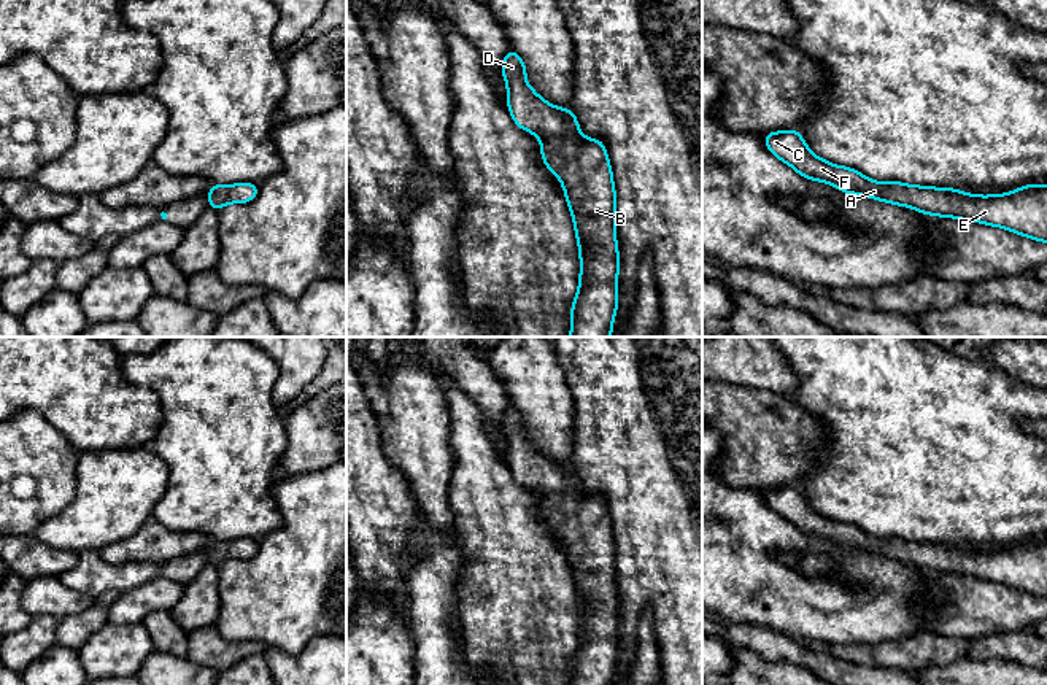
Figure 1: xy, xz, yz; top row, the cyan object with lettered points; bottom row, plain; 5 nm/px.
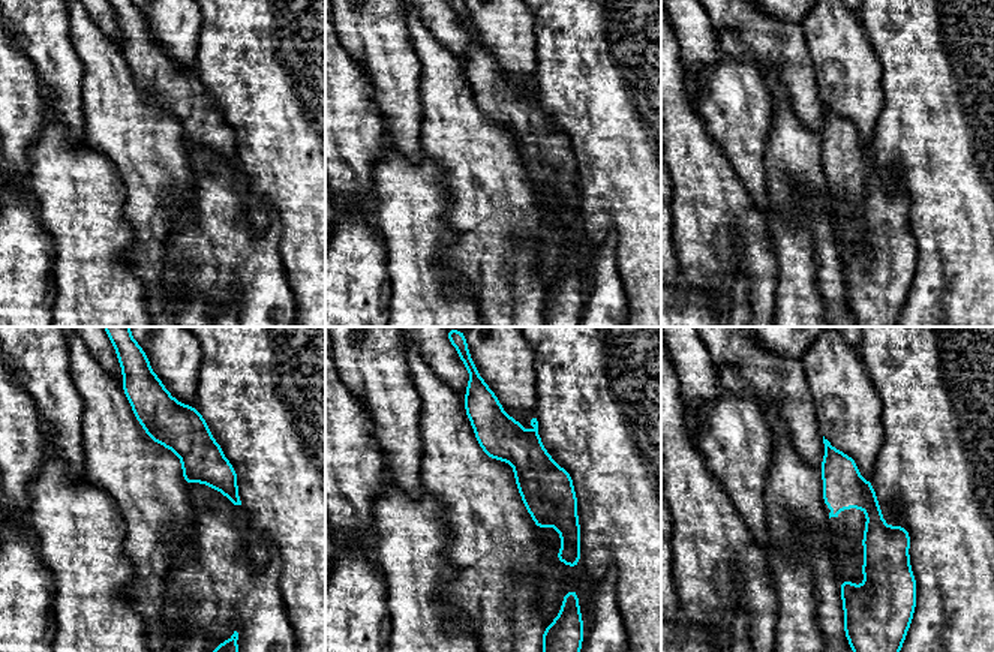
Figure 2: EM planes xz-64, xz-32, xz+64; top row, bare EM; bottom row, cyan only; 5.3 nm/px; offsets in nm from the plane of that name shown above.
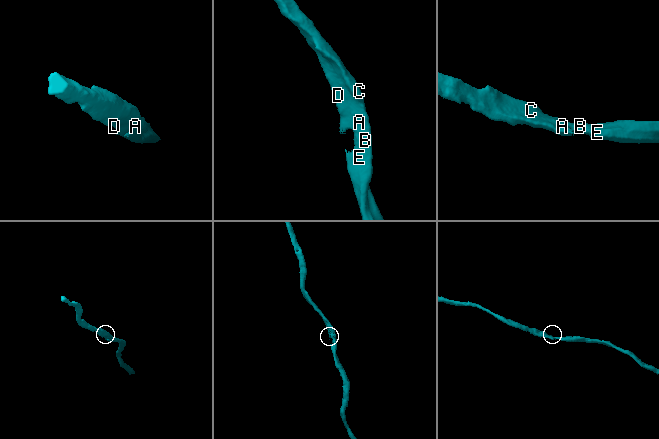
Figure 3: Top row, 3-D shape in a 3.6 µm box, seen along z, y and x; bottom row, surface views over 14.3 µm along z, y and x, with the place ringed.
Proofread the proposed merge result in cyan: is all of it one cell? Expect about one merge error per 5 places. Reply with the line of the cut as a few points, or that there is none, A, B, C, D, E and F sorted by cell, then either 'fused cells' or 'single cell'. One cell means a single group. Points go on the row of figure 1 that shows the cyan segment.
no cut; A B C D E F; single cell

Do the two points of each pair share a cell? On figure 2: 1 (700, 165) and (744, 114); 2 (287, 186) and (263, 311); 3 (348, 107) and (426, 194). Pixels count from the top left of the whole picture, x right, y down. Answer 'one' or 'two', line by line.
1: two
2: two
3: two

